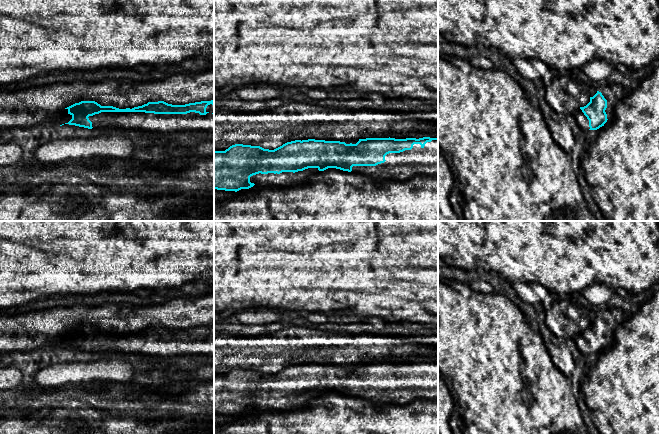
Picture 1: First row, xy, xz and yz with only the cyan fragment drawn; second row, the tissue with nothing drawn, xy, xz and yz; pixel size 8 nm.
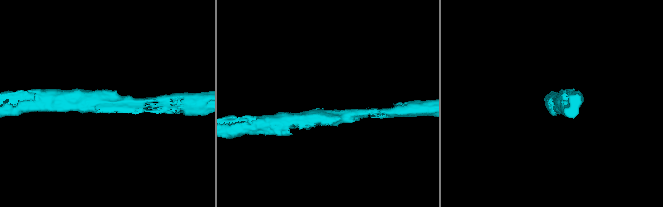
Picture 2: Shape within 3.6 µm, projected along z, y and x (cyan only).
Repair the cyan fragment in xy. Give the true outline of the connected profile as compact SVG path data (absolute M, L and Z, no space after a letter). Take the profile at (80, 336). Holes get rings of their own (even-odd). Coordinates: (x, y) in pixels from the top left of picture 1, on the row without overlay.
M214 323L185 329L148 326L132 333L81 325L65 333L72 340L65 348L88 353L113 351L163 357L185 354L214 356Z

